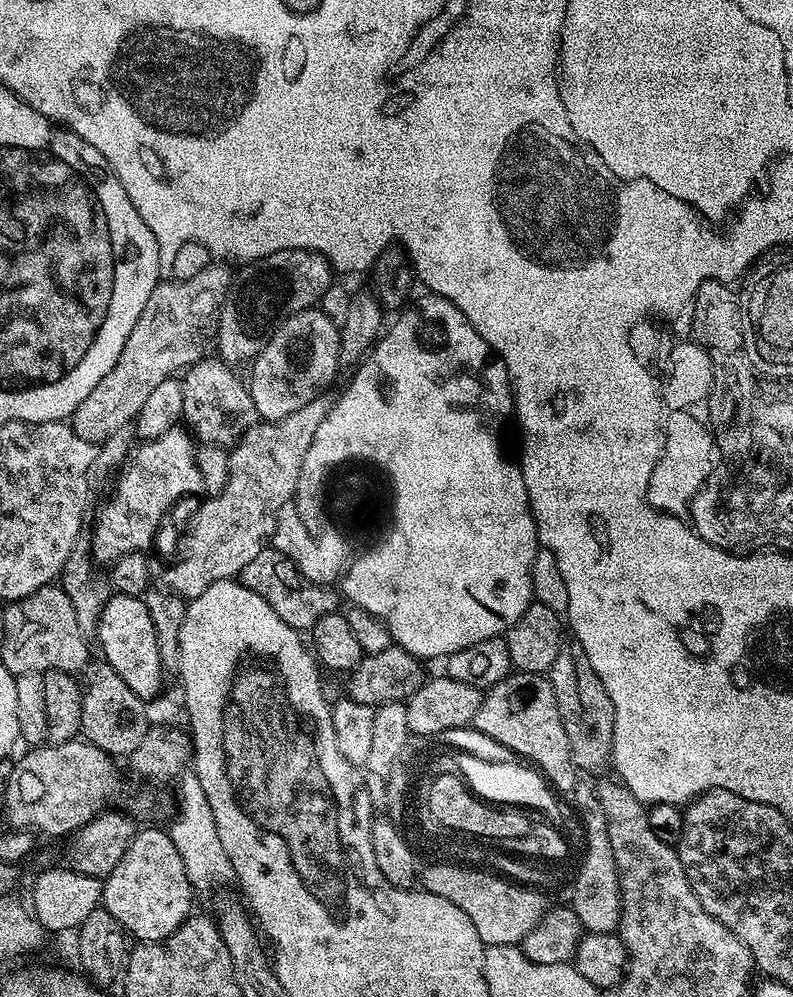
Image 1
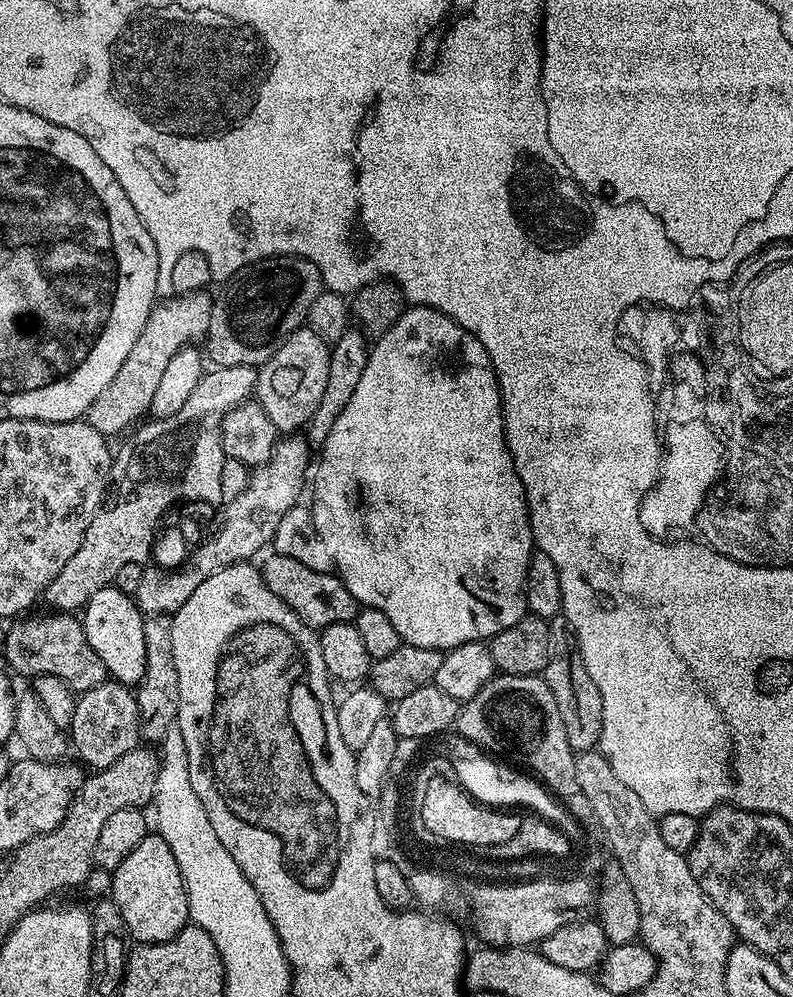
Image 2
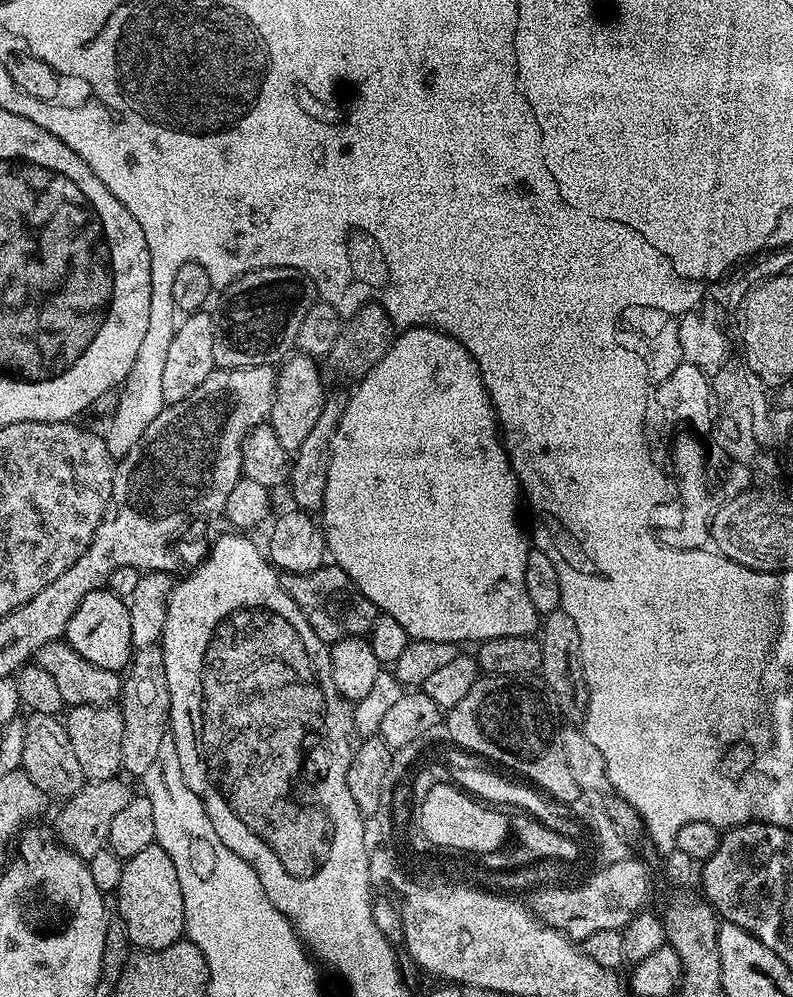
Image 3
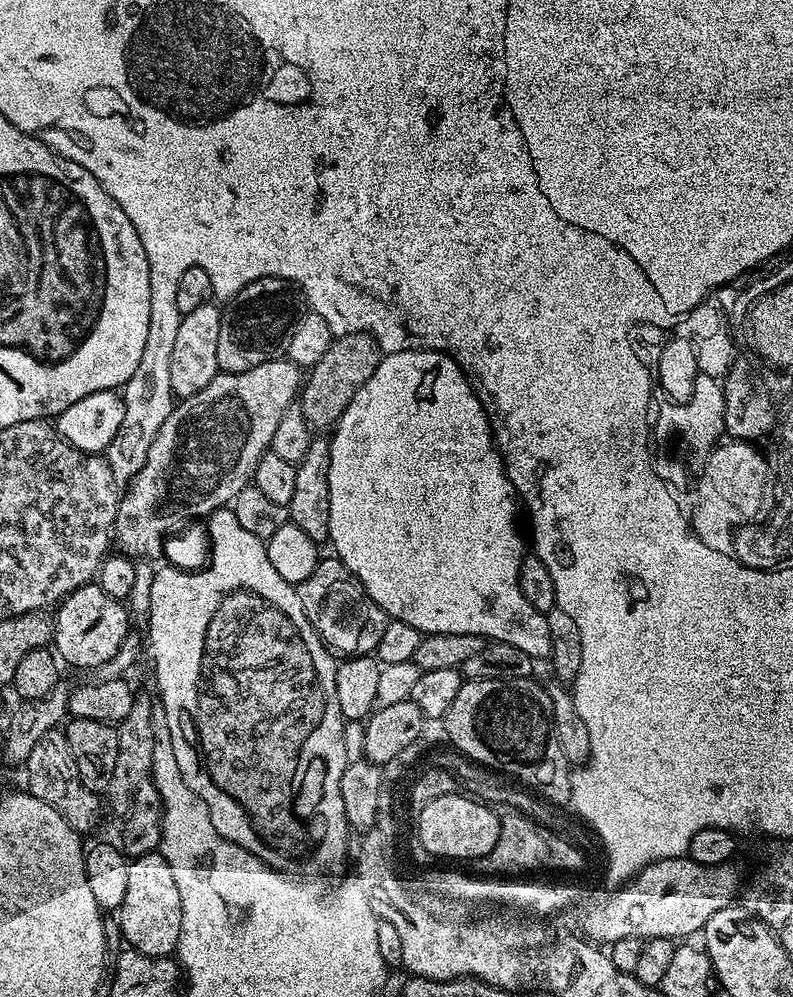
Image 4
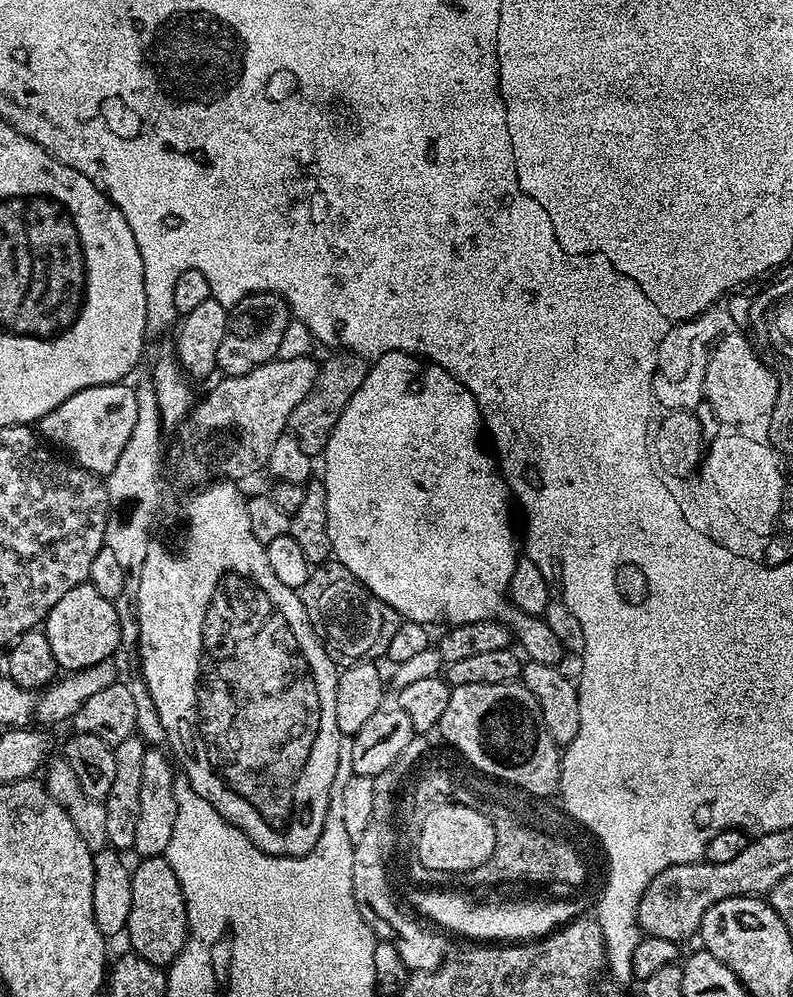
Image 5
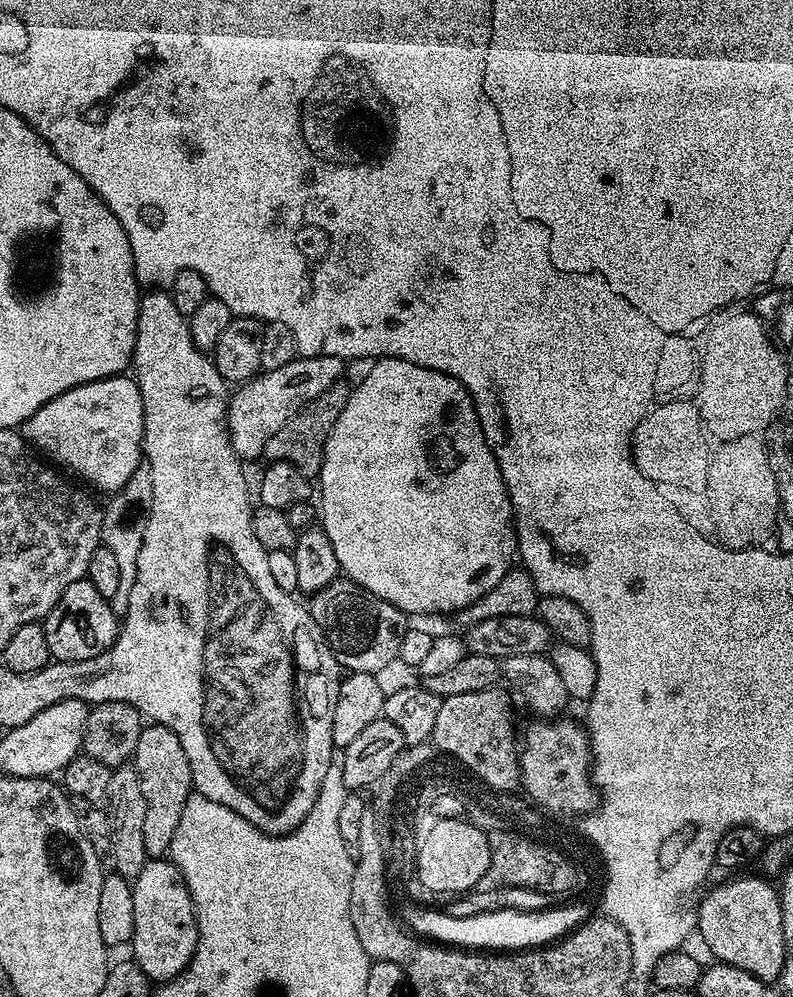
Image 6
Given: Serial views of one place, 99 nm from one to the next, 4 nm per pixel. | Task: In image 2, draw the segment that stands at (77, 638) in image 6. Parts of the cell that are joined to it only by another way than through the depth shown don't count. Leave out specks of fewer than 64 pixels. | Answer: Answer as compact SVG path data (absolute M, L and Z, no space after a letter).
M109 586L98 590L88 599L82 609L82 623L86 642L94 646L94 654L102 658L109 677L118 684L135 686L140 683L146 670L146 630L145 613L140 611L135 599L129 593Z

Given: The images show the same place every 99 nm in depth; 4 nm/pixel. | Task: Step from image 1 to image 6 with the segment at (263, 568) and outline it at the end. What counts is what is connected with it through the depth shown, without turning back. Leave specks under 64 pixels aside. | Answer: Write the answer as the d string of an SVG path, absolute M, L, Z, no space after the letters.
M338 578L311 597L310 611L324 635L332 656L348 672L380 674L383 668L397 663L409 617L398 606L378 598L353 580Z

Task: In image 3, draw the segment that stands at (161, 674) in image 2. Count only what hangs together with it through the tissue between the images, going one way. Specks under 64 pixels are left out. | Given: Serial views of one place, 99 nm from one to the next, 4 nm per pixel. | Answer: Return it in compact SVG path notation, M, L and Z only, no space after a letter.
M159 643L135 649L134 655L122 680L122 691L118 701L122 714L122 756L121 769L133 772L136 778L143 777L144 771L154 762L162 734L169 731L170 690L166 686L164 651Z

